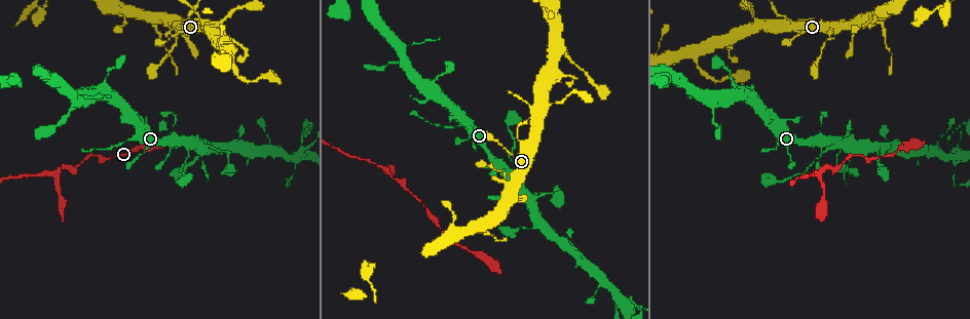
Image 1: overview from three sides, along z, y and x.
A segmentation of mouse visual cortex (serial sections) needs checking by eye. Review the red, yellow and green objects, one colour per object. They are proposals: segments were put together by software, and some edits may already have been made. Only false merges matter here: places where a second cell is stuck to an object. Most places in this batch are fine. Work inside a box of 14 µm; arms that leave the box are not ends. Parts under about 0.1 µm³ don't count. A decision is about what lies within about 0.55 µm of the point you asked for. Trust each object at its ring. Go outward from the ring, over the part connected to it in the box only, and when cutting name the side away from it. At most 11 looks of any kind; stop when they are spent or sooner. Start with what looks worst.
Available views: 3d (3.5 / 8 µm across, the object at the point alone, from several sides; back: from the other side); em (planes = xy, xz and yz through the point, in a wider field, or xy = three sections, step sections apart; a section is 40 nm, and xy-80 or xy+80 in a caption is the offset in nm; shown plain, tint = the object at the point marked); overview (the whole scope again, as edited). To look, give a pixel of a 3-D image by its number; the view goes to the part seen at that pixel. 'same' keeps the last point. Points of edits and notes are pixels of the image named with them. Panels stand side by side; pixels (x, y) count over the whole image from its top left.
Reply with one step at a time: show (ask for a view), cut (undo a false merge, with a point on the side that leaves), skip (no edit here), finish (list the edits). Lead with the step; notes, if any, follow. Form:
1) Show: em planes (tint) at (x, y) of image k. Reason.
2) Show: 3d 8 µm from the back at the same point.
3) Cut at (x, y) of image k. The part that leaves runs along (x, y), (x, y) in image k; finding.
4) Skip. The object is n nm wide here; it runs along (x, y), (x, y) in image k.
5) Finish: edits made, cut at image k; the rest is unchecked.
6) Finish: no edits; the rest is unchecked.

Show: 3d 3.5 µm at (509, 180) of image 1. Three arms meet.

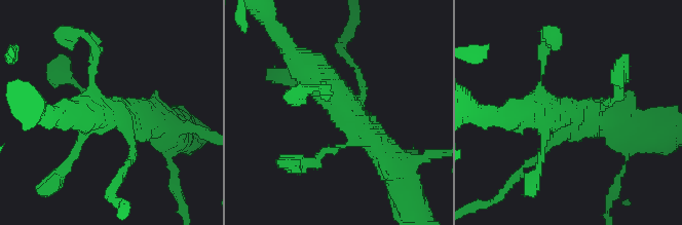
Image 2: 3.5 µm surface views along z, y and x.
Show: em xy step 1 (tint) at (347, 110) of image 2. Now the EM.

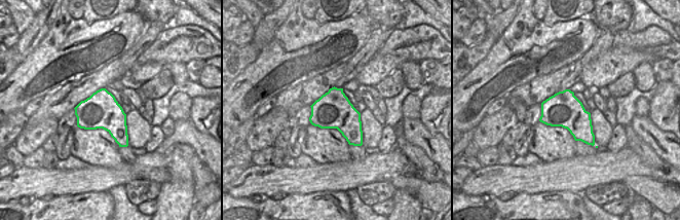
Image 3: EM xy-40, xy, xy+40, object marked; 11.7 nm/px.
Skip. It runs along (298, 59), (389, 161) in image 2; all the same cell.

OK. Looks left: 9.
Show: 3d 3.5 µm at (835, 34) of image 1. Thin arm on a thick one.

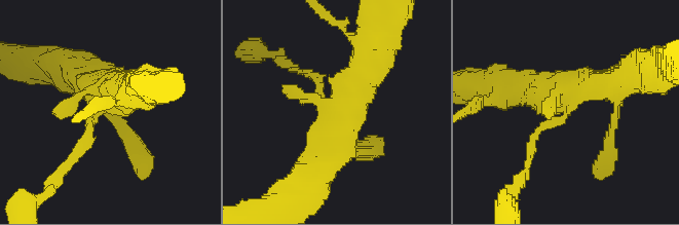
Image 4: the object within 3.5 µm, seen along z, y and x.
Show: em planes (tint) at (567, 107) of image 4. Need the tissue.

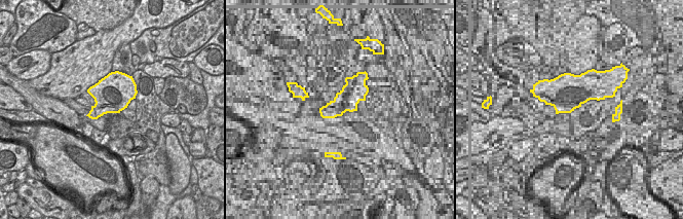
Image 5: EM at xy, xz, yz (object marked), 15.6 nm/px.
Show: em xy step 3 (tint) at the same point. Another direction.

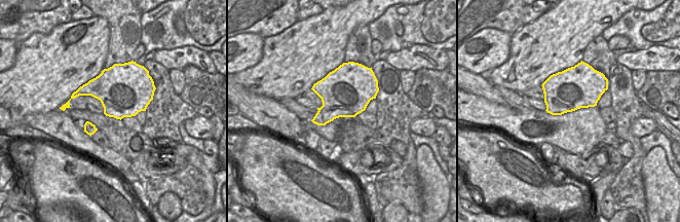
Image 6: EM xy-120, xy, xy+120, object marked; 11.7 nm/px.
Skip. It runs along (366, 43), (369, 60), (322, 162) in image 4; continuous, no second cell.

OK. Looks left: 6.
Show: 3d 3.5 µm from the back at (788, 19) of image 1. A narrow waist.

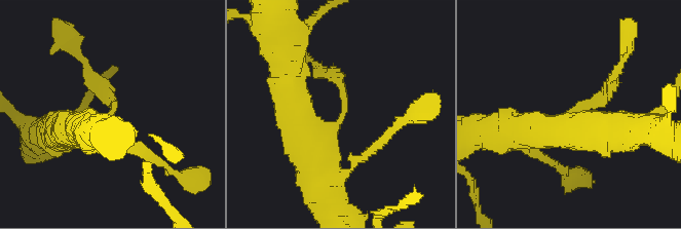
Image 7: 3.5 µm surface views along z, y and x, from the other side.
Show: em xy step 3 (plain) at (109, 111) of image 7. The arms are 200, 500 nm wide.

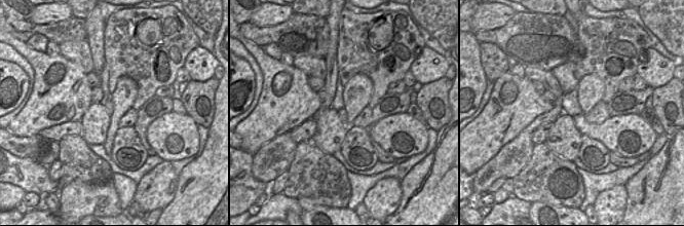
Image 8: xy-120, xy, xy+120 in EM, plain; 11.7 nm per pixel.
Show: em xy step 3 (tint) at the same point.

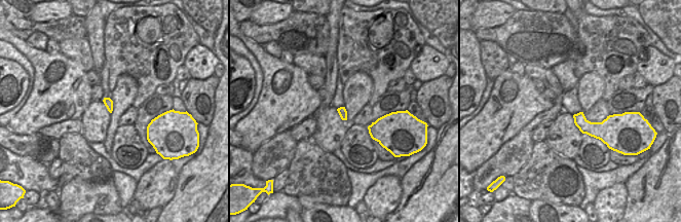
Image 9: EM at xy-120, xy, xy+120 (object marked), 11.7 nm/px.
Skip. The object is 100 nm wide here; it runs along (515, 128), (560, 122), (612, 78) in image 7; one cell here.

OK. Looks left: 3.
Show: 3d 8 µm at (820, 174) of image 1. Three-way junction.

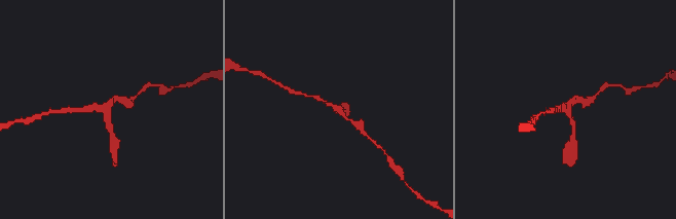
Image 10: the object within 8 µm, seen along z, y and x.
Show: em xy step 2 (tint) at (337, 108) of image 10. 3 arms meet here; the arms are 150, 150, 200 nm wide.

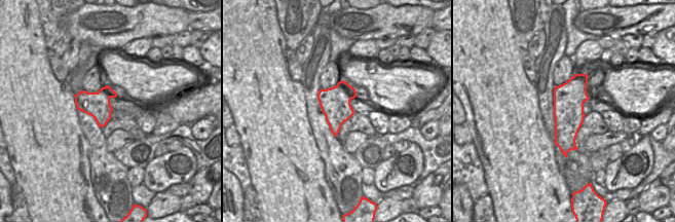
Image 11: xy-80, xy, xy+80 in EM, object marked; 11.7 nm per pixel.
Skip. It runs along (127, 102), (106, 106), (113, 134) in image 10; all the same cell.

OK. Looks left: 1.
Finish: no edits; the rest is unchecked.

